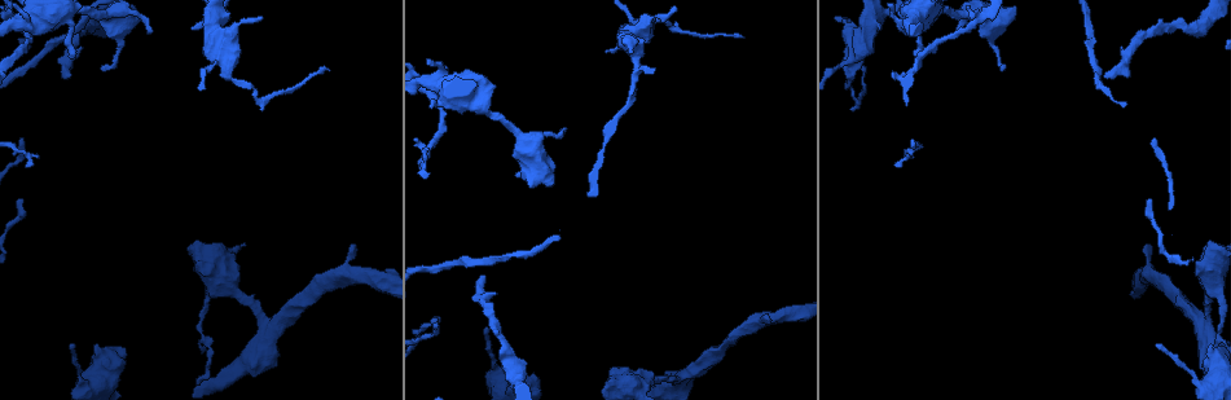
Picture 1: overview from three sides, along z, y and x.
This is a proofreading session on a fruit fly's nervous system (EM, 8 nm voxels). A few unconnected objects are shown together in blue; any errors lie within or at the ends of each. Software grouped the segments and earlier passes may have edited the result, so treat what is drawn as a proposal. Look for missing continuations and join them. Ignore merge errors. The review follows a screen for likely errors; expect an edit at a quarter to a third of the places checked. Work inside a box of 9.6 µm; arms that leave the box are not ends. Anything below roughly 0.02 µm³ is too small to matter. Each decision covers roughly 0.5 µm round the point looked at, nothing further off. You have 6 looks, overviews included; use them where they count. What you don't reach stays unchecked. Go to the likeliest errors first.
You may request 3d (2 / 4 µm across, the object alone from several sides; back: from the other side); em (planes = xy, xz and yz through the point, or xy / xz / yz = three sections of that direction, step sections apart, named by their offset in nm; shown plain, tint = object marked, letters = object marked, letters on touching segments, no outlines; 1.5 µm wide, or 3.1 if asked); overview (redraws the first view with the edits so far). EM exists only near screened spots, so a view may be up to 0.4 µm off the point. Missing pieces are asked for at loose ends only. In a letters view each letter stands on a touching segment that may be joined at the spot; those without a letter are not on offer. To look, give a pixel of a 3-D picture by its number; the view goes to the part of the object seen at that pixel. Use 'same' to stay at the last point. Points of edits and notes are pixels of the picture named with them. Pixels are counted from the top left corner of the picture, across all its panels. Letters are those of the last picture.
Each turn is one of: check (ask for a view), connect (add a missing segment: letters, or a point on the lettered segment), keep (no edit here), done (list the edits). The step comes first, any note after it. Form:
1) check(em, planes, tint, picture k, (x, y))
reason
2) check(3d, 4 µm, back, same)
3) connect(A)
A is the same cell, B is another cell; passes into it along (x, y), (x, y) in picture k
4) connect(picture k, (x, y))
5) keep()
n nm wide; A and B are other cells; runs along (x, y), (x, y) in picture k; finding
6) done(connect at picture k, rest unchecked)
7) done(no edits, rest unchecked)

check(em, planes, tint, picture 1, (1105, 74))

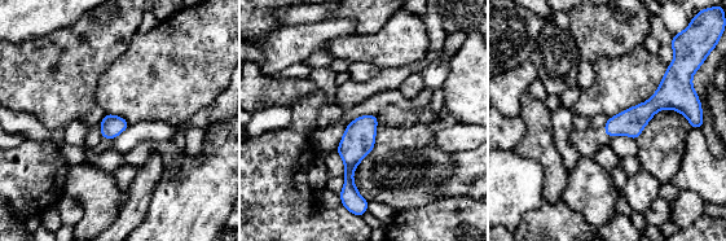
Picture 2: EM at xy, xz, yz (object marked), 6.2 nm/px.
check(em, planes, letters, same)

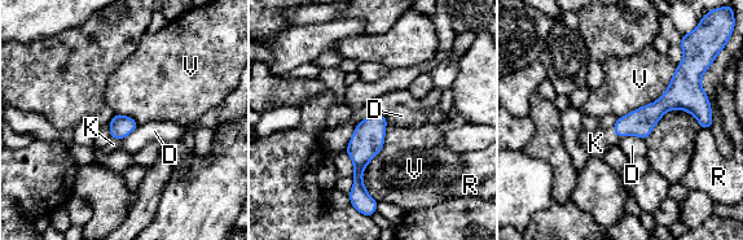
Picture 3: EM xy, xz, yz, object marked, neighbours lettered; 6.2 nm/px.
connect(K)
K is the same cell, D, R and V are other cells; passes into it along (121, 126), (115, 138), (113, 144) in picture 3; it goes on there

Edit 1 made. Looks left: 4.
check(em, planes, letters, picture 1, (147, 33))
tapers out

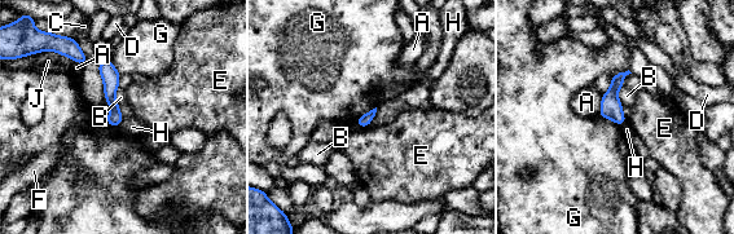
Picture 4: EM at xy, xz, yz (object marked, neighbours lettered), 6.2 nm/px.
keep()
C touches over 260 nm; A, B, C, D, E, F, G, H and J are other cells; no lettered segment goes on from it

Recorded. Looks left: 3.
check(em, planes, plain, picture 1, (864, 71))
end of a long branch

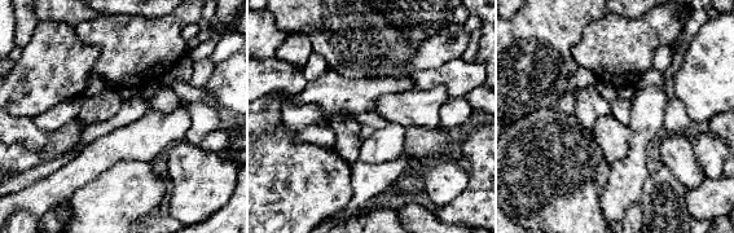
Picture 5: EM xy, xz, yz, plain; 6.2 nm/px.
check(em, planes, letters, same)

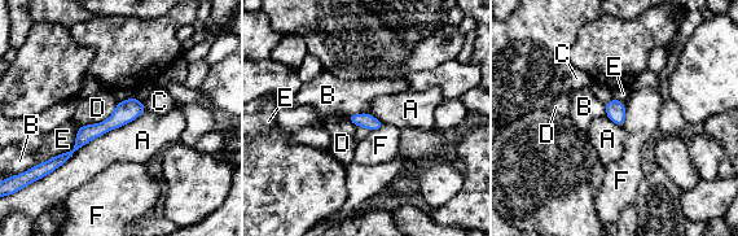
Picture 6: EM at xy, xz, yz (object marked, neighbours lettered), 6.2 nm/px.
keep()
90 nm wide; A, B, C, D, E and F are other cells; runs along (140, 108), (91, 131), (53, 162) in picture 6; no lettered segment goes on from it

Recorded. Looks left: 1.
done(connect at picture 3, rest unchecked)

